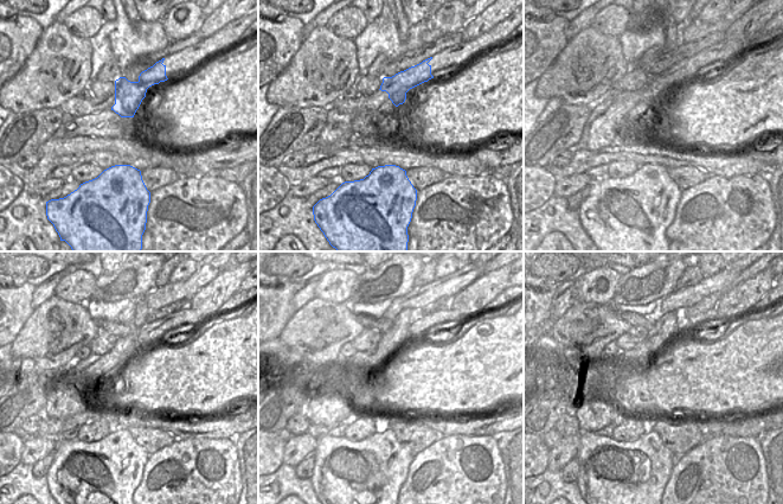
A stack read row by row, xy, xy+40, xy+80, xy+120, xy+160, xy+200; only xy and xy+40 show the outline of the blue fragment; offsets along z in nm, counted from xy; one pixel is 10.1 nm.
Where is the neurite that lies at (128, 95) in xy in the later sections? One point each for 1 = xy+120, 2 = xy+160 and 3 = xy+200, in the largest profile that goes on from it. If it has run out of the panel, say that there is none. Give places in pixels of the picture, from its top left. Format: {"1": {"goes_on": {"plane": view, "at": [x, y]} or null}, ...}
{"1": {"goes_on": {"plane": "xy+120", "at": [151, 332]}}, "2": {"goes_on": {"plane": "xy+160", "at": [419, 325]}}, "3": {"goes_on": {"plane": "xy+200", "at": [684, 320]}}}

